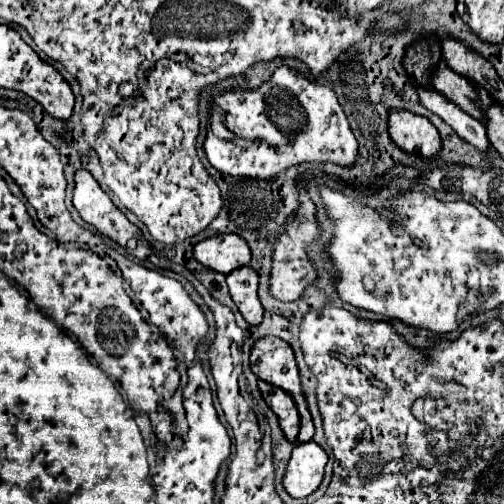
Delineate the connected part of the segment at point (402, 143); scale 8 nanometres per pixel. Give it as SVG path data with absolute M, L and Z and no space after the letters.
M407 110L389 112L389 136L391 140L407 152L419 152L421 156L435 156L441 148L441 138L437 128L419 114Z

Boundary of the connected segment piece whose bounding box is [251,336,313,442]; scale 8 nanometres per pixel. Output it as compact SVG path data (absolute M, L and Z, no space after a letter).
M263 336L259 340L255 340L253 348L251 348L251 370L257 378L273 384L273 386L279 386L281 390L289 392L297 404L297 410L299 410L299 416L301 416L301 432L297 436L297 442L309 442L313 438L313 420L311 420L311 414L307 410L307 402L305 402L305 396L301 392L301 382L299 382L299 370L297 370L297 364L295 364L295 354L291 350L291 346L281 340L281 338L275 338L275 336Z

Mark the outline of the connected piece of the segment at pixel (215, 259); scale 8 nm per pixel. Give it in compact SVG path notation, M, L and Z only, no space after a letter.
M217 234L203 240L193 248L193 256L205 268L221 274L229 274L241 266L247 266L251 260L249 246L237 234Z

